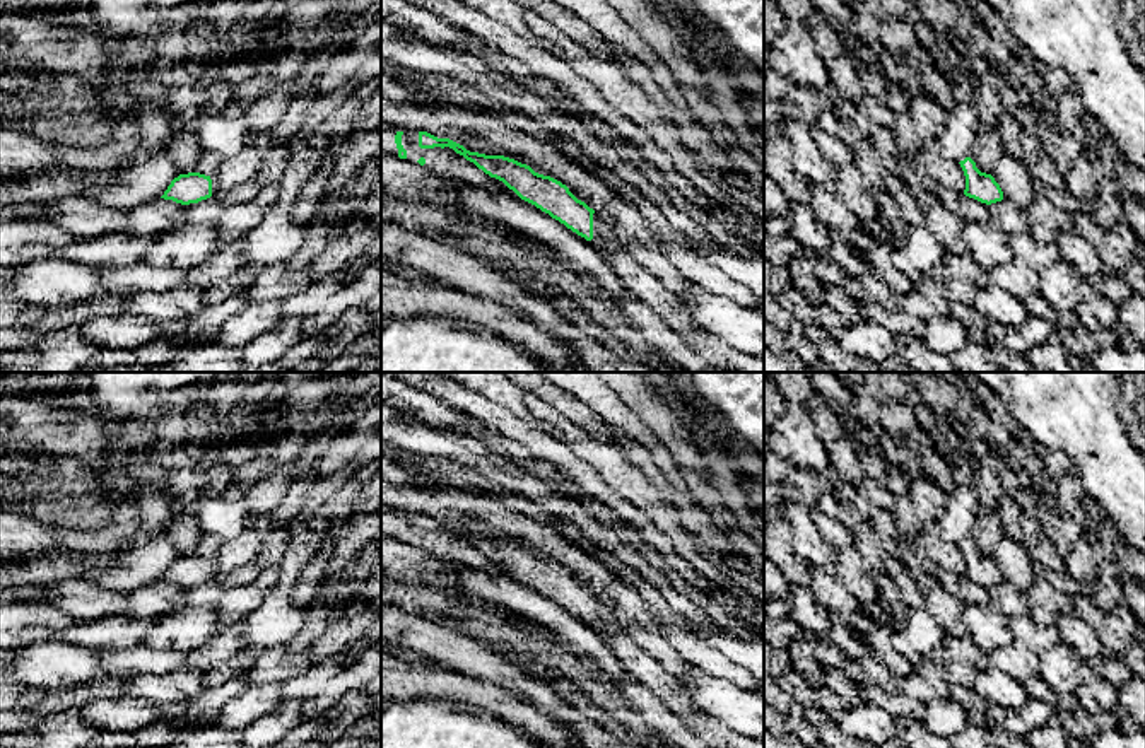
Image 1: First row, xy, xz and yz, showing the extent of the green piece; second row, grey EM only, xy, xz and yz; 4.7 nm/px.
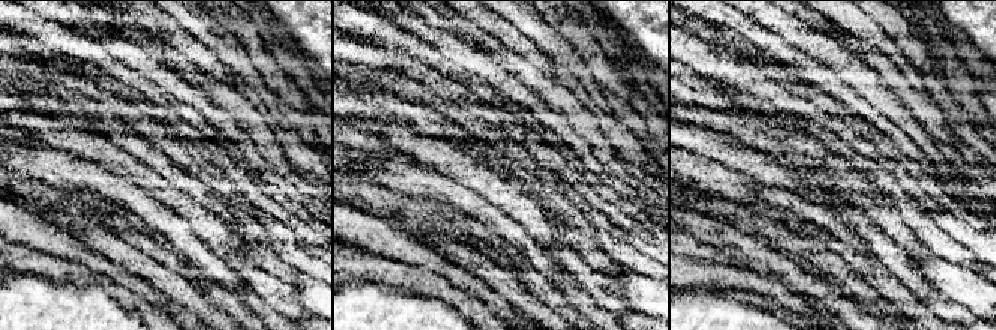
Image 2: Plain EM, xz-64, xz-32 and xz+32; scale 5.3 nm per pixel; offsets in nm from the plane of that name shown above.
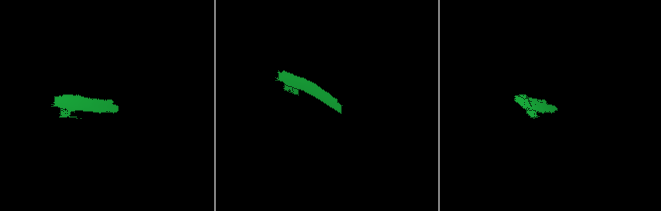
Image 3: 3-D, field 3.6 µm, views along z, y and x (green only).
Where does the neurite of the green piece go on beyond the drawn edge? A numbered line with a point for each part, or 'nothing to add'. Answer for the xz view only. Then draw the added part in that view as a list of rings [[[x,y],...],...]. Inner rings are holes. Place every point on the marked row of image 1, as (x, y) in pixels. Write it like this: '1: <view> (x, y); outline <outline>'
1: xz (604, 236); outline [[[596,212],[593,213],[593,239],[590,243],[607,254],[627,254],[627,248],[614,234],[612,220],[600,217]]]

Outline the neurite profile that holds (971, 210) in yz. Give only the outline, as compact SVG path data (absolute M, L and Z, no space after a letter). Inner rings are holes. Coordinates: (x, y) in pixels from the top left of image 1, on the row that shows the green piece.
M940 188L933 195L966 222L989 224L991 220L988 205L969 198L964 193Z

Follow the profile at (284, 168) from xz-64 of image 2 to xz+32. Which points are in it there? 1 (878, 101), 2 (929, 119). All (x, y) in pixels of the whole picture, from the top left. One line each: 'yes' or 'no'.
1: yes
2: no

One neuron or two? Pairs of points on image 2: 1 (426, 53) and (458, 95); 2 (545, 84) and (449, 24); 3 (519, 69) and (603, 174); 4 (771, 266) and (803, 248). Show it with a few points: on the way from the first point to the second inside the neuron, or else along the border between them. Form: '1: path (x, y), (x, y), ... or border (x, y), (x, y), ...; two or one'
1: border (413, 56), (474, 90); two
2: path (521, 69), (489, 44), (473, 35); one
3: border (524, 86), (548, 107), (560, 111), (576, 132); two
4: border (759, 236), (780, 251), (800, 257), (819, 275); two

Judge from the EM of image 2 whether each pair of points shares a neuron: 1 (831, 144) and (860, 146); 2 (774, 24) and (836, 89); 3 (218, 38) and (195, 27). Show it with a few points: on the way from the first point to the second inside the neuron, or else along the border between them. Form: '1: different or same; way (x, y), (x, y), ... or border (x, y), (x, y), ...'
1: different; border (809, 120), (821, 123), (839, 140)
2: different; border (767, 32), (780, 35), (789, 44), (828, 66)
3: same; way (212, 33), (201, 27)

